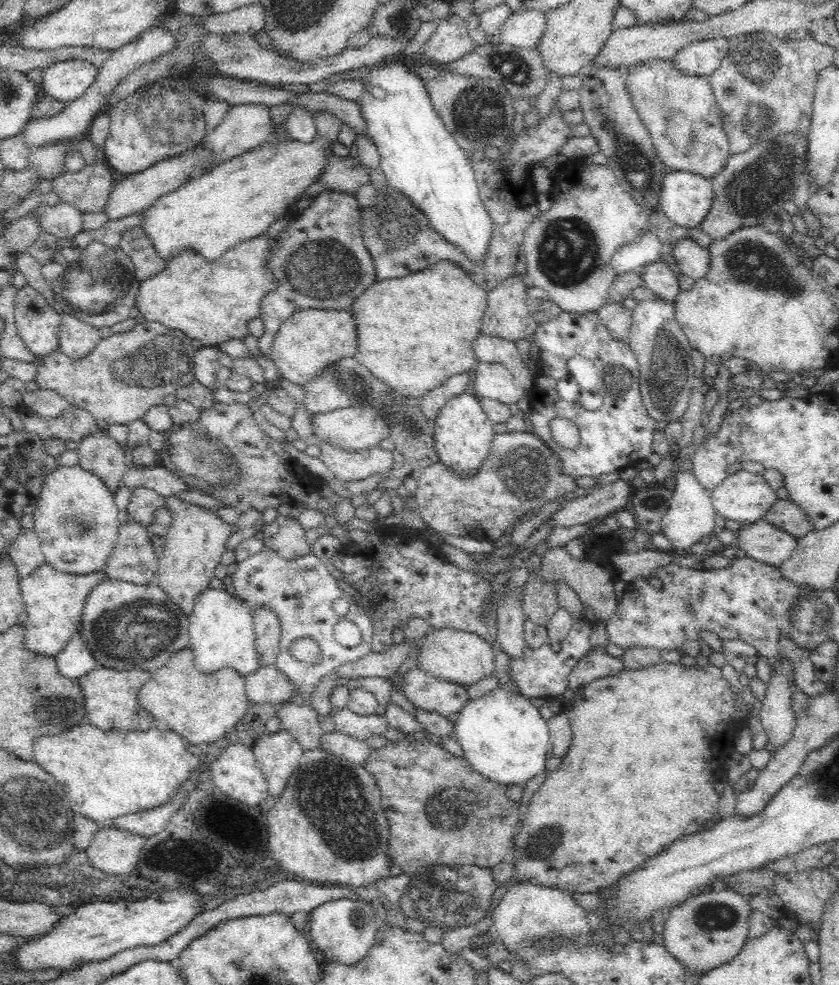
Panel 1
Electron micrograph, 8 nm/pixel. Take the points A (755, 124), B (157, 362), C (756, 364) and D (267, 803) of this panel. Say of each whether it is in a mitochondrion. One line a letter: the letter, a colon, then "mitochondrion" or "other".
A: mitochondrion
B: mitochondrion
C: other
D: other

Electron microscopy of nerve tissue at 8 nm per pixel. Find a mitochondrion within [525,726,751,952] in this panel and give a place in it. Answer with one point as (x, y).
(713, 915)

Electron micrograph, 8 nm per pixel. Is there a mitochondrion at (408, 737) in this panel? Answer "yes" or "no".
no

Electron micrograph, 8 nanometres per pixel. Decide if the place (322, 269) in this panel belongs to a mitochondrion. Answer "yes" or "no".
yes

